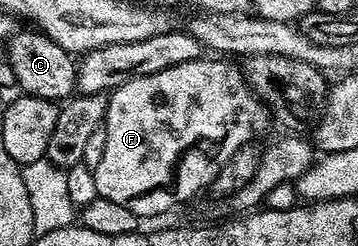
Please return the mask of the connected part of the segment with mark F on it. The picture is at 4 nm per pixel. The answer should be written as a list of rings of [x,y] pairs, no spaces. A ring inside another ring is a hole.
[[[199,59],[197,61],[189,61],[188,63],[180,63],[176,67],[172,67],[172,71],[167,71],[167,69],[165,69],[164,71],[156,71],[152,75],[144,75],[143,77],[134,77],[132,80],[126,81],[122,85],[119,85],[117,89],[113,90],[113,92],[109,94],[109,101],[107,103],[107,113],[104,122],[104,126],[107,131],[107,142],[104,145],[104,155],[101,156],[100,165],[93,169],[94,178],[96,179],[96,191],[98,192],[99,197],[103,197],[104,199],[126,199],[126,197],[130,197],[130,195],[134,195],[134,193],[138,193],[138,191],[142,191],[142,189],[148,189],[148,187],[152,187],[152,185],[156,185],[156,183],[162,183],[162,181],[164,181],[164,179],[168,177],[168,173],[170,173],[170,165],[172,165],[172,161],[174,161],[176,157],[182,157],[180,153],[186,153],[186,151],[190,153],[190,151],[194,151],[194,149],[196,149],[196,143],[204,143],[204,141],[194,141],[194,139],[196,139],[198,135],[200,135],[200,137],[224,137],[224,135],[228,135],[228,133],[230,133],[230,139],[234,141],[234,143],[230,143],[230,145],[239,145],[239,147],[236,147],[236,151],[240,151],[243,147],[246,146],[245,143],[240,143],[240,141],[242,141],[242,137],[246,137],[251,142],[255,140],[257,134],[256,131],[258,129],[258,120],[260,120],[262,117],[262,109],[264,110],[263,102],[260,100],[258,94],[255,93],[254,90],[250,88],[250,84],[246,82],[246,76],[242,74],[241,68],[239,68],[239,66],[235,64],[233,60],[230,59],[210,59],[214,61],[206,61],[206,60],[207,59]],[[200,91],[212,91],[212,93],[210,93],[210,95],[212,95],[212,99],[210,99],[210,101],[212,101],[212,119],[210,119],[210,121],[206,121],[206,123],[204,123],[204,125],[200,125],[200,127],[194,127],[194,125],[190,125],[188,121],[184,121],[184,111],[178,111],[178,113],[180,113],[180,117],[182,117],[182,121],[178,121],[178,117],[174,117],[174,115],[176,115],[176,111],[172,111],[172,105],[174,105],[174,101],[178,101],[178,99],[182,101],[184,97],[186,97],[184,101],[204,101],[204,99],[200,99]],[[170,119],[172,119],[172,121],[174,121],[174,119],[178,121],[178,123],[176,123],[176,127],[174,127],[174,131],[176,131],[176,133],[174,133],[174,131],[170,131],[170,123],[168,123]]]

